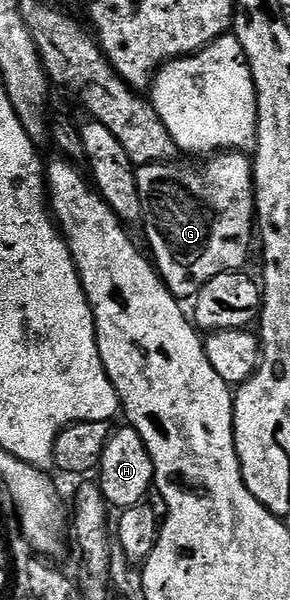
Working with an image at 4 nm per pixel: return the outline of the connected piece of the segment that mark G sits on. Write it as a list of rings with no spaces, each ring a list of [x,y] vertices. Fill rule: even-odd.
[[[223,150],[211,155],[210,160],[203,168],[189,168],[179,162],[163,162],[161,164],[144,164],[137,169],[138,189],[140,190],[140,202],[142,203],[142,224],[146,228],[146,240],[150,243],[149,255],[154,261],[154,267],[158,269],[158,275],[166,284],[166,288],[177,296],[179,301],[186,302],[197,297],[198,291],[208,283],[216,274],[225,272],[237,272],[245,269],[246,259],[250,256],[250,243],[256,240],[256,213],[254,211],[254,165],[251,157],[242,150]]]

